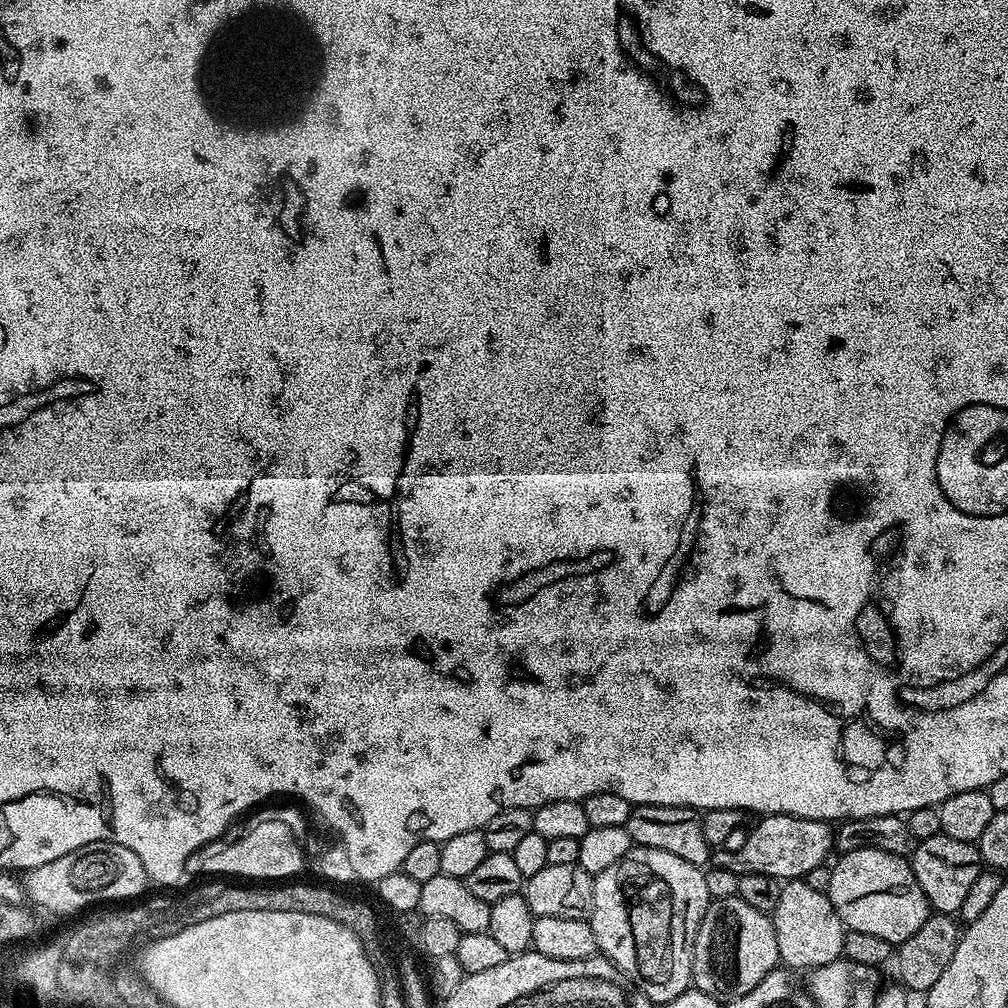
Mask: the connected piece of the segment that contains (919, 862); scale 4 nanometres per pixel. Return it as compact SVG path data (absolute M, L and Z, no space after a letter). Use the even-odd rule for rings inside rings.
M943 834L919 841L912 849L910 863L914 878L918 878L918 886L922 886L922 894L926 894L929 905L940 914L959 913L970 886L982 871L980 850L976 844L958 842L958 838Z

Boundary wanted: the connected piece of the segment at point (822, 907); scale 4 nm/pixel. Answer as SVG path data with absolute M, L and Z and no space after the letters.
M803 878L781 883L778 906L770 915L774 934L778 938L778 954L789 969L811 970L843 957L846 929L842 918L838 918L828 893L806 886Z

